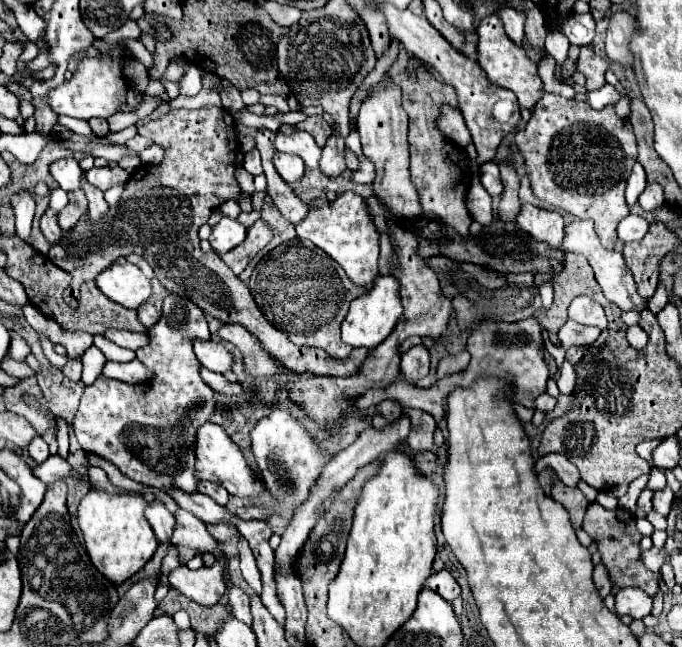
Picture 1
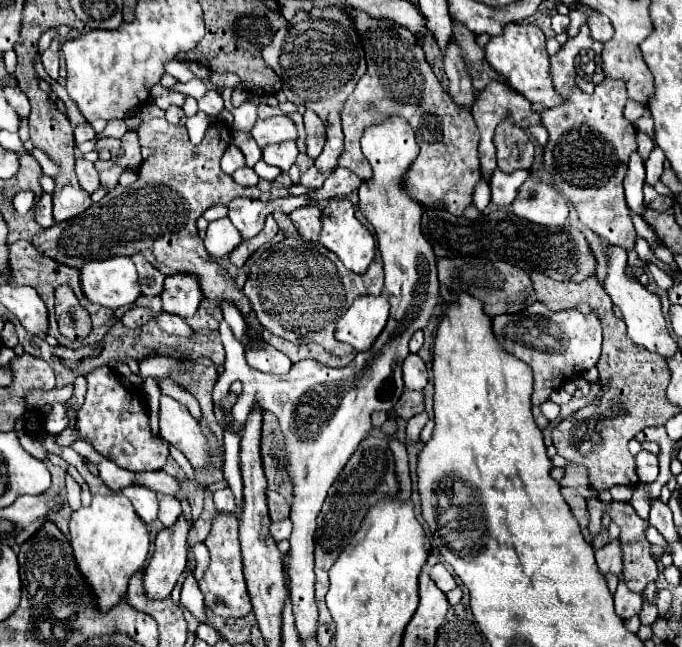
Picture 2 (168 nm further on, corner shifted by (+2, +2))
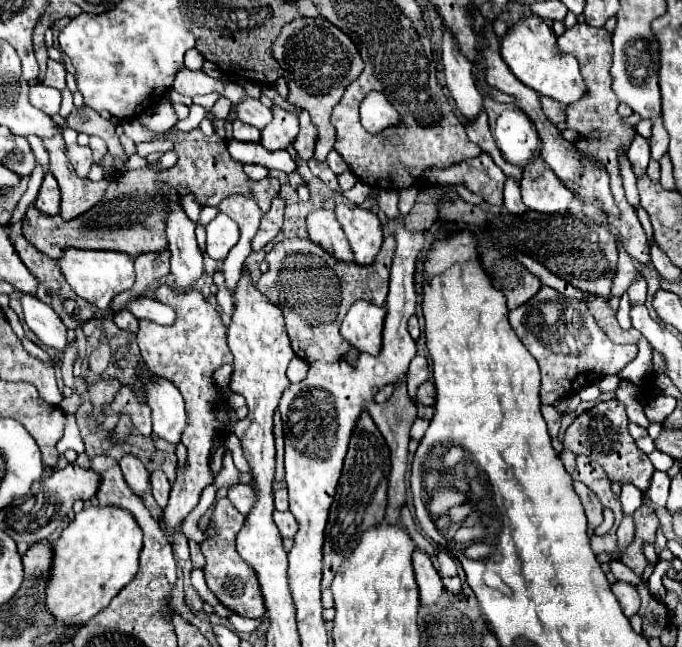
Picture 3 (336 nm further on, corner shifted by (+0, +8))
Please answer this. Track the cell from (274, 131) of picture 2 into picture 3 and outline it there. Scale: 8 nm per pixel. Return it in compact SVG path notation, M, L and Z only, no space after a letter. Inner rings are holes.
M246 96L240 104L236 104L236 118L262 130L270 122L272 112L260 100L254 100L254 98Z

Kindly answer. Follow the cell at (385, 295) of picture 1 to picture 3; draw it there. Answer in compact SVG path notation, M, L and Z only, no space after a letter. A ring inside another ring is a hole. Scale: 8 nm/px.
M366 300L352 304L348 314L342 320L340 334L348 340L358 352L378 356L382 350L382 328L384 328L384 308L374 306Z

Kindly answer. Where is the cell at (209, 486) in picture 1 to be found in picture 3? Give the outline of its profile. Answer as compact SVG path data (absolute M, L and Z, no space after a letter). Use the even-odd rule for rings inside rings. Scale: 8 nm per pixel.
M238 484L238 486L228 488L228 498L244 516L250 514L250 510L256 504L256 494L254 494L252 486L246 486L246 484Z

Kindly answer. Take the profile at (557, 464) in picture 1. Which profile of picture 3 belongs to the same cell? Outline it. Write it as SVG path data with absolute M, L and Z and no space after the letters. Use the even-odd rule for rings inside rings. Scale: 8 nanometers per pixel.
M542 406L542 416L548 424L548 432L552 438L556 438L558 430L560 430L560 420L562 420L562 414L554 408L554 406Z

